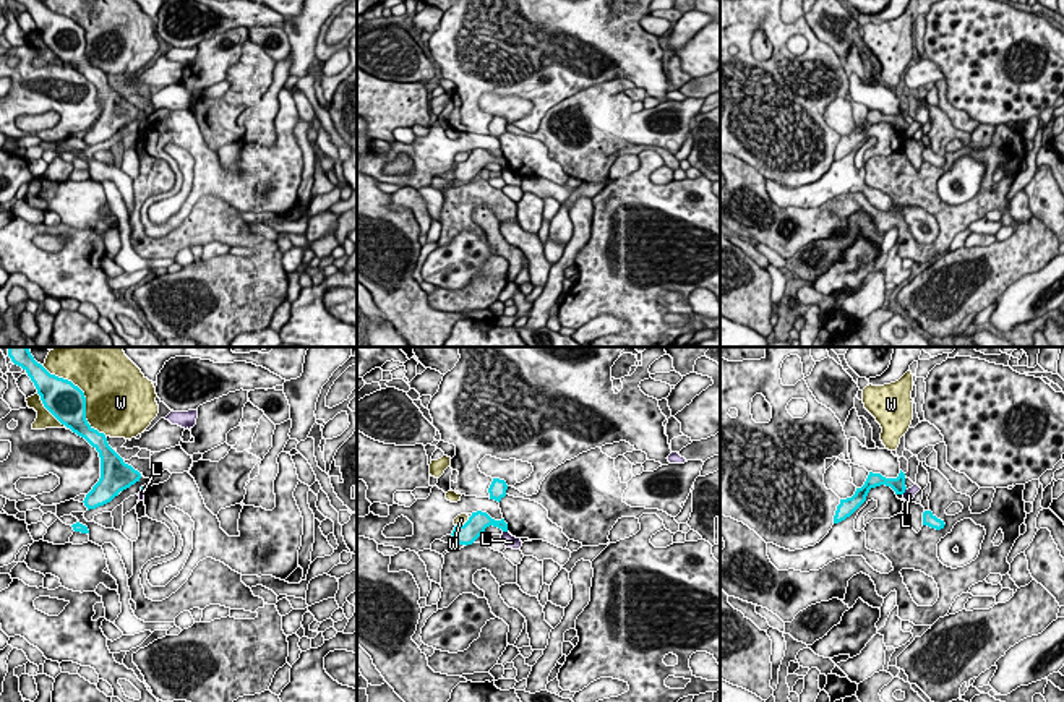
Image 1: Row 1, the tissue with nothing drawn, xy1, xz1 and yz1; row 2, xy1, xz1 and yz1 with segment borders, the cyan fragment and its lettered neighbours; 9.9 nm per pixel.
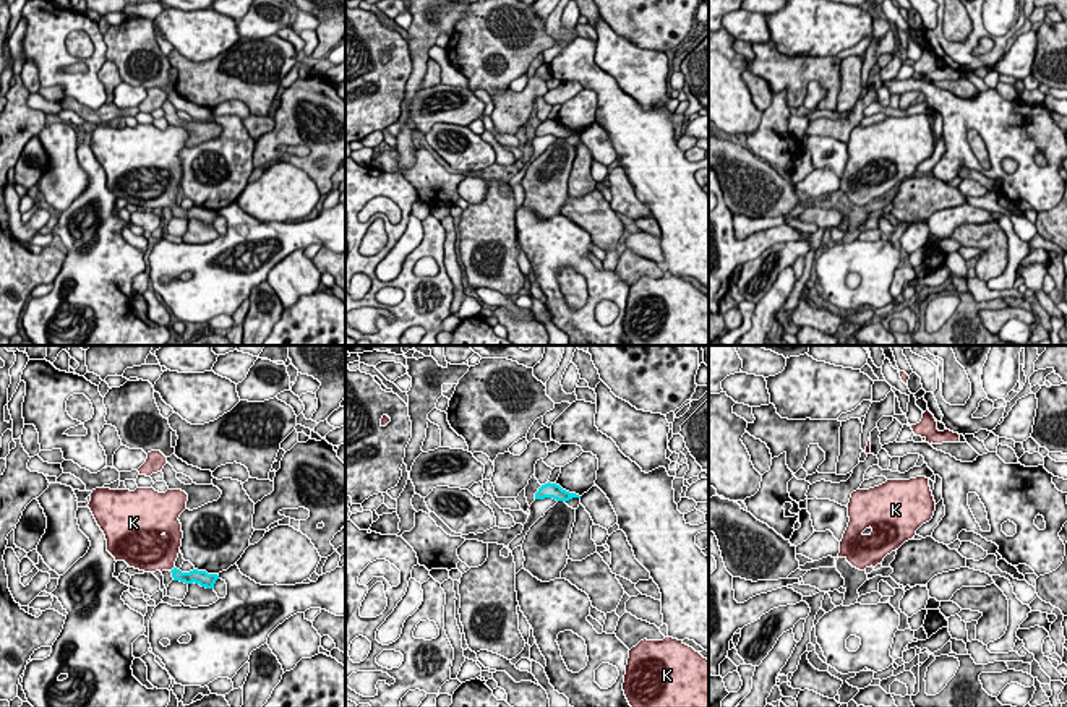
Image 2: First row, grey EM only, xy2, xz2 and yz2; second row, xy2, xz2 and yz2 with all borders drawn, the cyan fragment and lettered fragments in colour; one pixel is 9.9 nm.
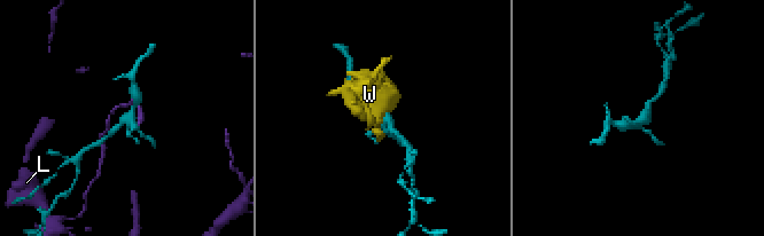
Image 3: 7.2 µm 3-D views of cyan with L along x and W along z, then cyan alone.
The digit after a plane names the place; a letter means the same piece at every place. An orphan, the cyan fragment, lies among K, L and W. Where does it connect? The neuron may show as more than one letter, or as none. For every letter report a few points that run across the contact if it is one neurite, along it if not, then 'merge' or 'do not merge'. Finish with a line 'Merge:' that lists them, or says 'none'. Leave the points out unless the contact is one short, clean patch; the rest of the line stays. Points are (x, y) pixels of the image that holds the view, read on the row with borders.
K: line xy2 (195, 576), (179, 576), (172, 569), (154, 552); merge
L: line yz1 (905, 488), (902, 493); do not merge
W: do not merge
Merge: K

